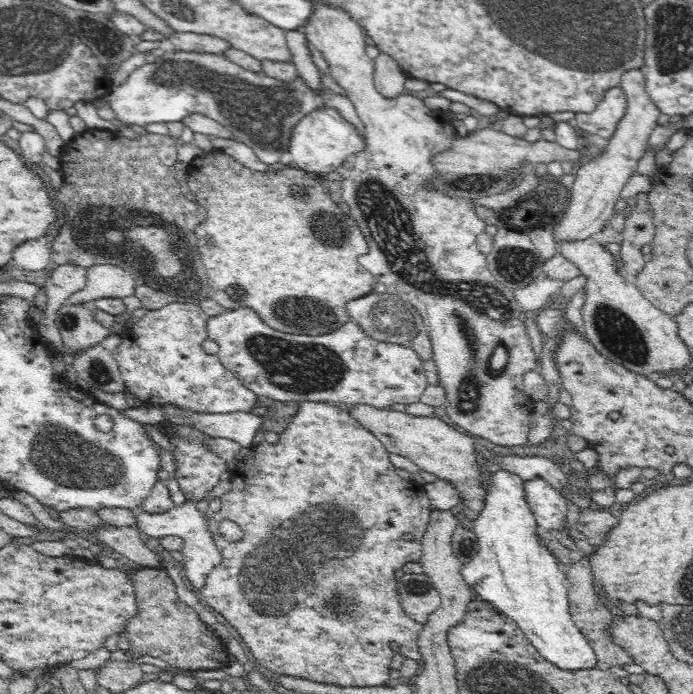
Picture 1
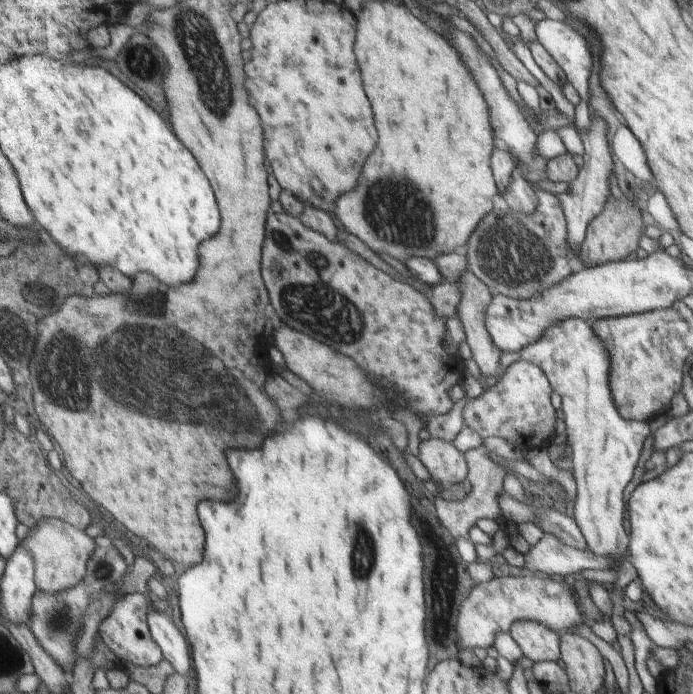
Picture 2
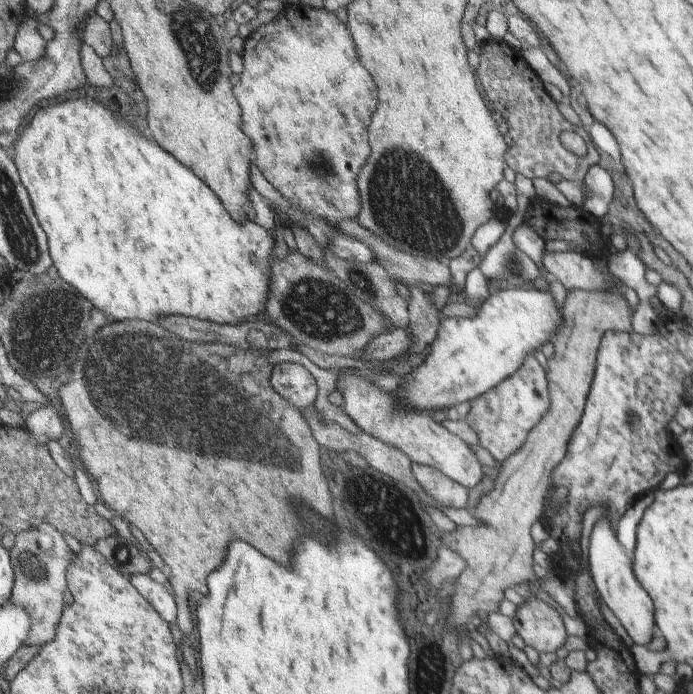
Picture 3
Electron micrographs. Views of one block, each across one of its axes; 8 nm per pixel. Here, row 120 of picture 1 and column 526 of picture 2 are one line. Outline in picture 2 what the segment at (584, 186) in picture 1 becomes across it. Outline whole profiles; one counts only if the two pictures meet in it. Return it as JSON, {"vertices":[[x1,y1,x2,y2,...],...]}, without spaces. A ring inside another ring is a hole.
{"vertices":[[516,622,509,634,522,656,533,662,557,661,560,658,560,635,539,622]]}

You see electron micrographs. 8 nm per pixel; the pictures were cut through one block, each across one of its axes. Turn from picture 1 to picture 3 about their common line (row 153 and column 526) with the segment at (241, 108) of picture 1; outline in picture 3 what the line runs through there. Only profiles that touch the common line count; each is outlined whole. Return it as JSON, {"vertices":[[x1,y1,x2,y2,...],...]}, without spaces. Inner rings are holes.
{"vertices":[[507,219,507,224,500,238,480,259,479,270,489,281,489,290,493,292,495,279,505,280,508,287,531,287,539,280,539,270,523,252,512,243,511,234,517,226,515,219]]}

